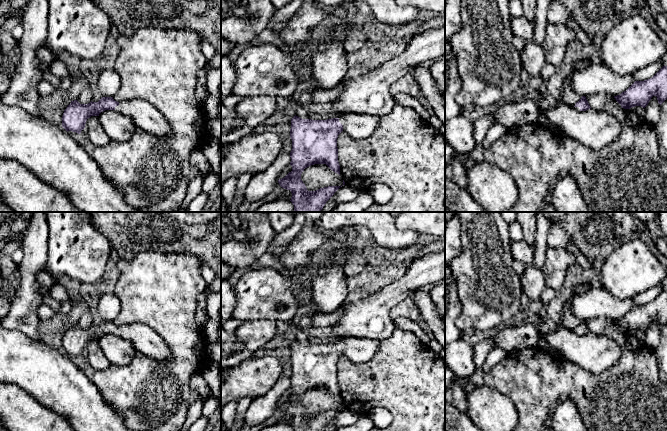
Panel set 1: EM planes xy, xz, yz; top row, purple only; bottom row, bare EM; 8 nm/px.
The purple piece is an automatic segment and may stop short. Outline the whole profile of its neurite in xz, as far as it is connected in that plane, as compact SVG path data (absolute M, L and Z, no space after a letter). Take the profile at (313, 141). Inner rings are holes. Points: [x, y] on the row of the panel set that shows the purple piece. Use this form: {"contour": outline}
{"contour": "M345 115L327 120L291 119L290 152L292 171L279 179L279 185L292 193L291 202L295 212L320 212L326 202L342 186L328 186L308 191L301 180L305 168L314 164L326 164L340 175L338 162L338 135L344 131L353 139L365 139L375 131L380 116Z"}

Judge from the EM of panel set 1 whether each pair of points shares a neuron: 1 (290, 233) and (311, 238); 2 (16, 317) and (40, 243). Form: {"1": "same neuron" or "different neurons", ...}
{"1": "different neurons", "2": "same neuron"}

